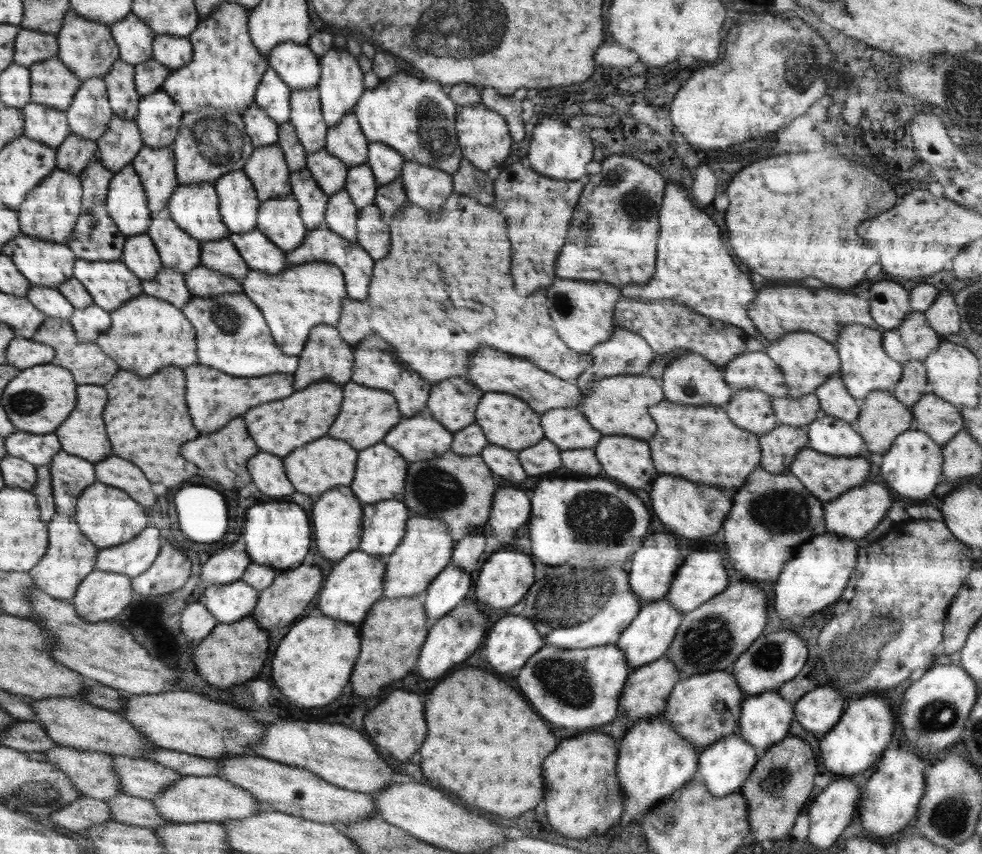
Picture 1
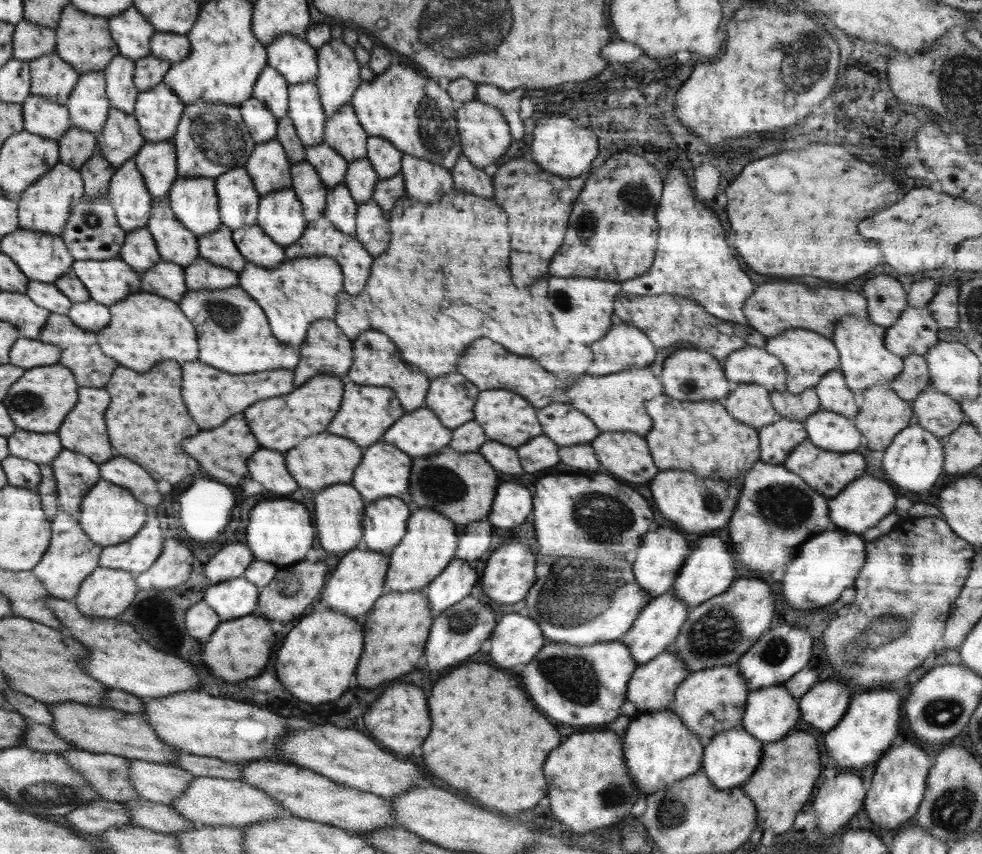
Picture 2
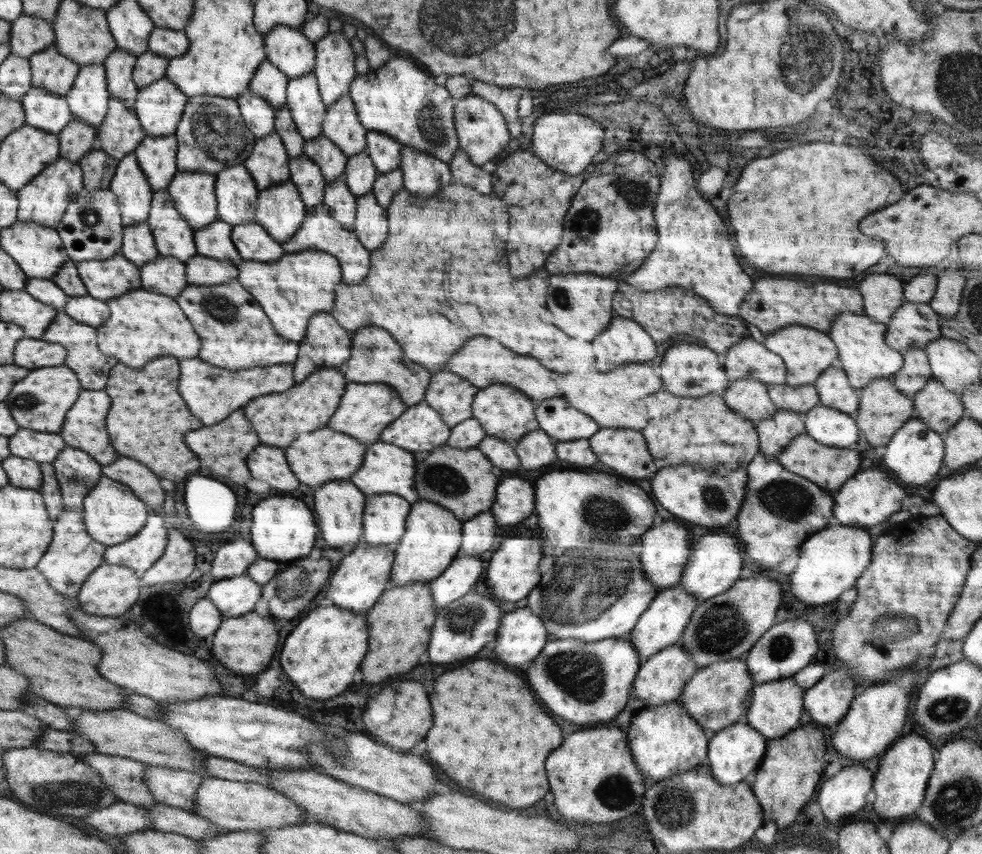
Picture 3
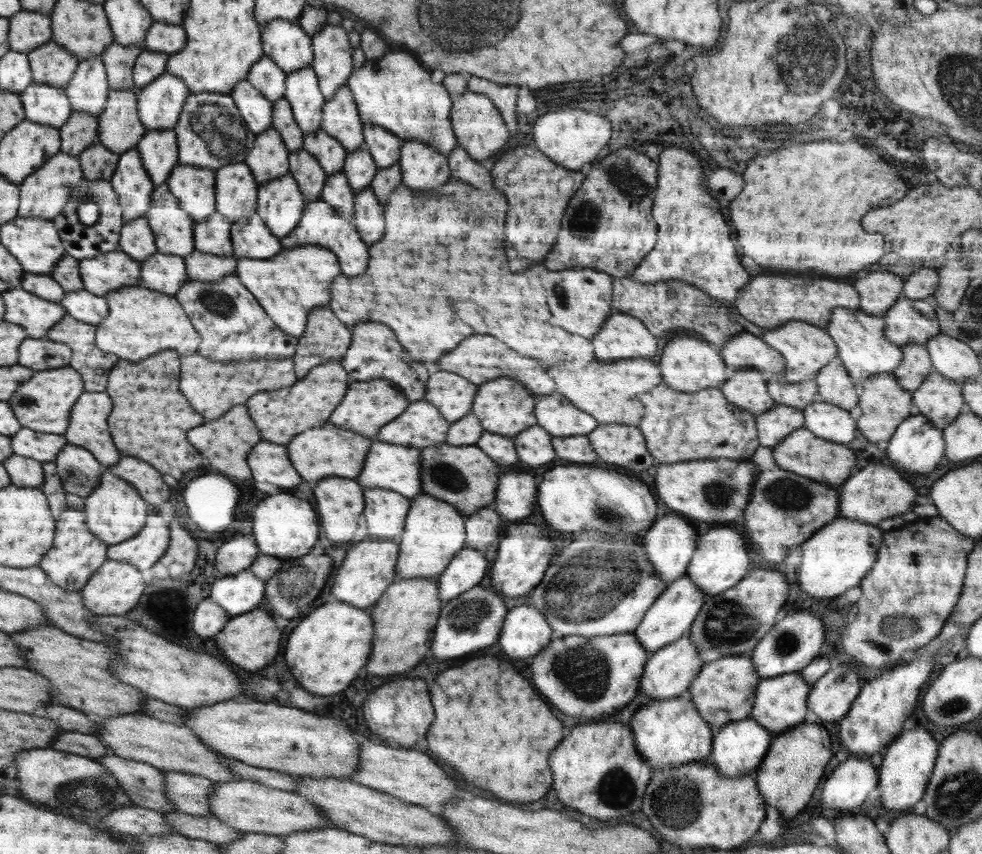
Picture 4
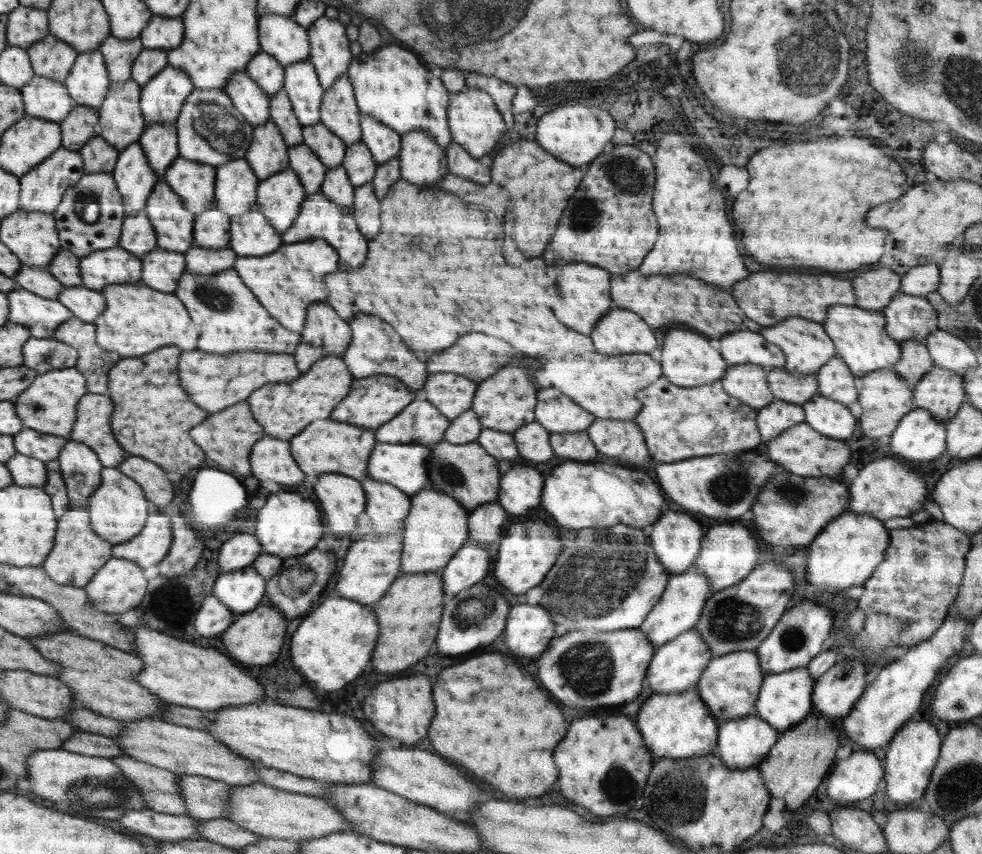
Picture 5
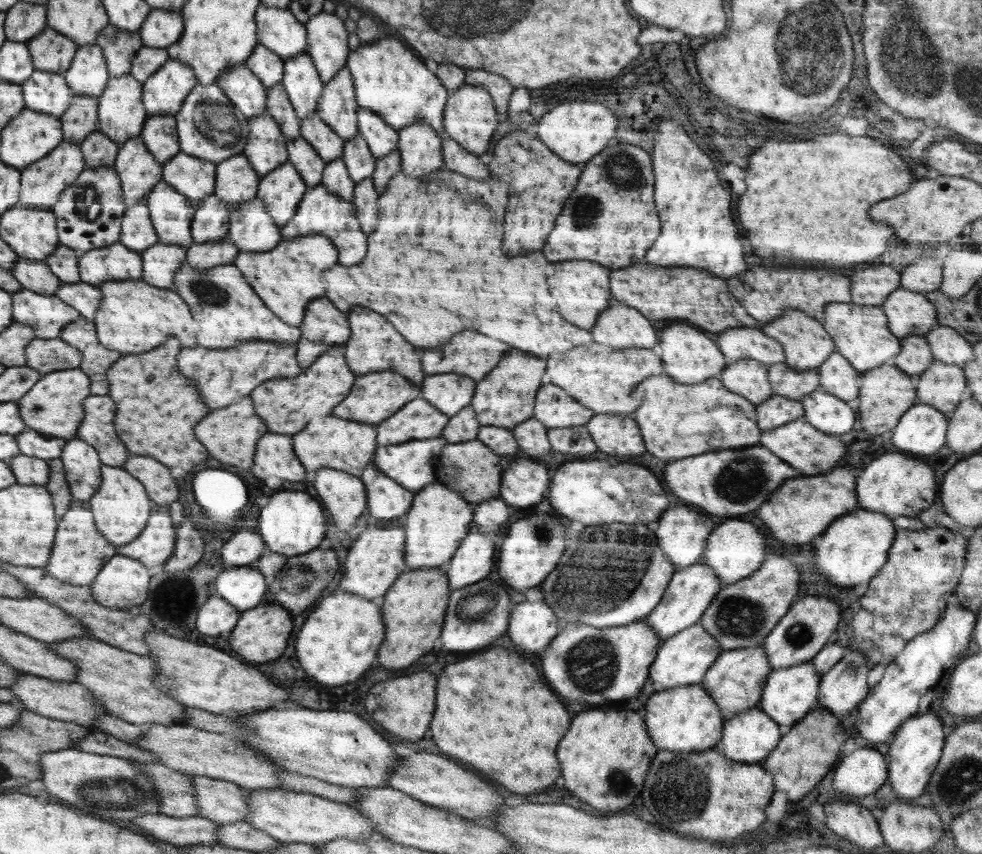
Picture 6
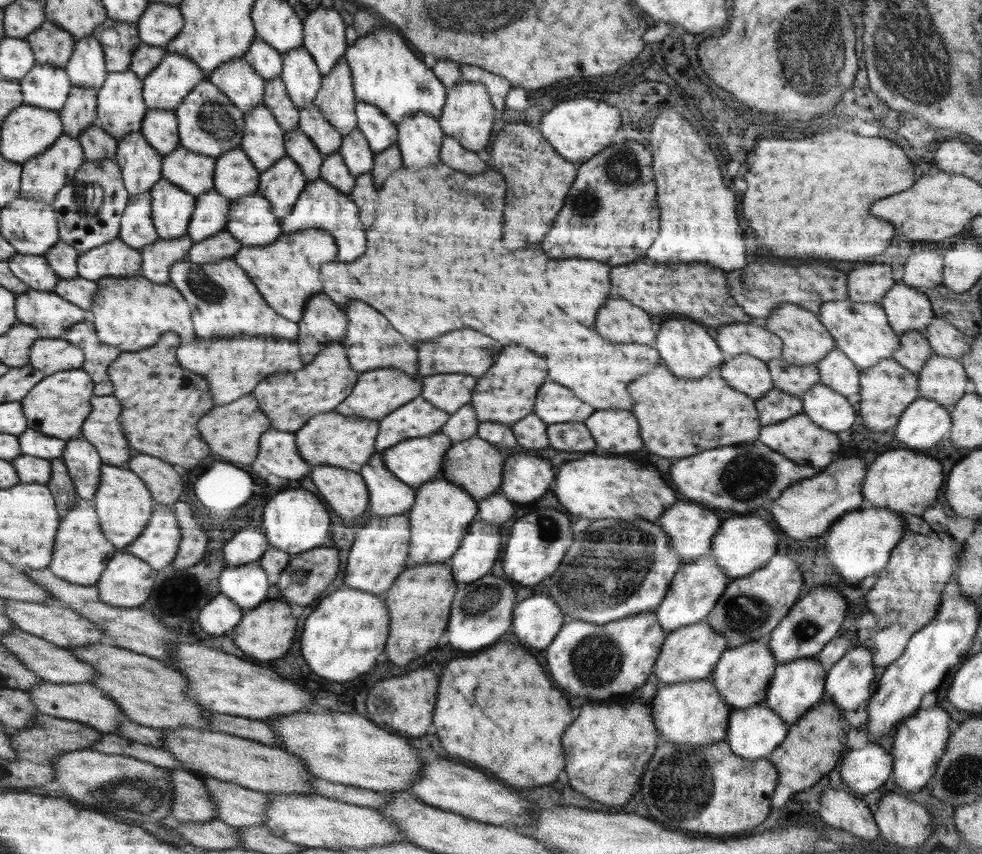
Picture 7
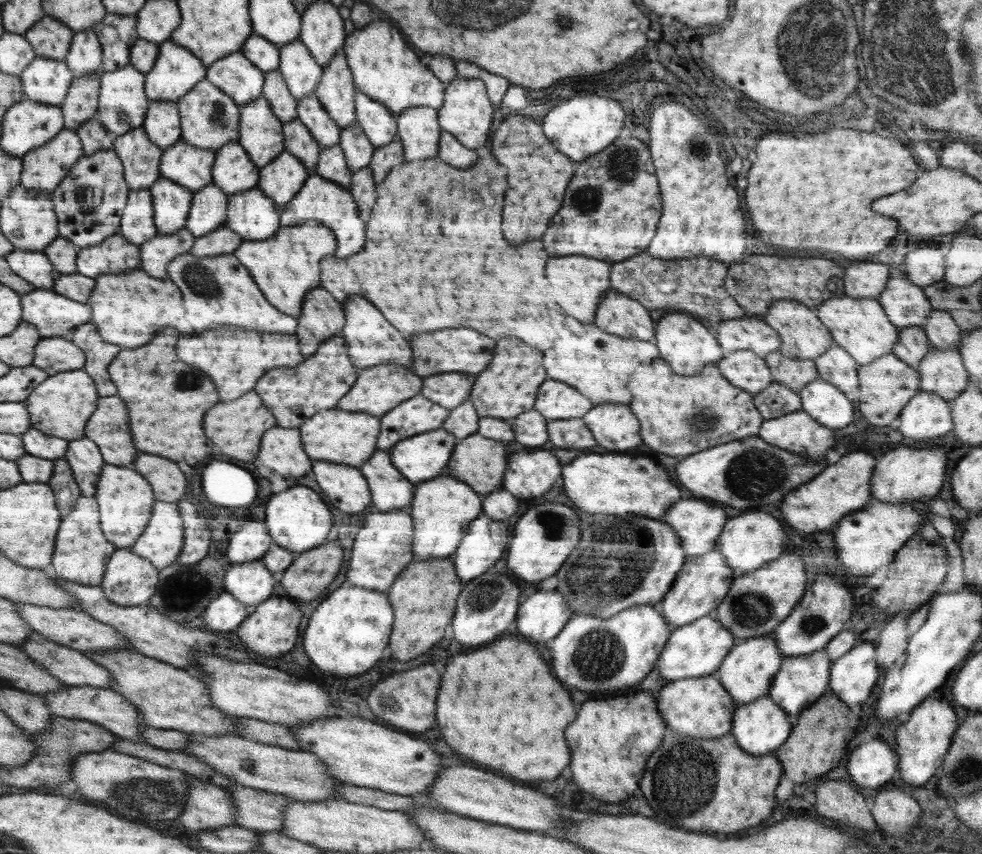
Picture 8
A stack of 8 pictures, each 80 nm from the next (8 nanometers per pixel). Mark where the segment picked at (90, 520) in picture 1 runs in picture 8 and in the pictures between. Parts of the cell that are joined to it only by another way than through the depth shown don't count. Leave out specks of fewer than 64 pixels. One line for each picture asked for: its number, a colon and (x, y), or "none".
2: (110, 516)
3: (113, 514)
4: (116, 512)
5: (120, 509)
6: (121, 504)
7: (124, 503)
8: (126, 499)

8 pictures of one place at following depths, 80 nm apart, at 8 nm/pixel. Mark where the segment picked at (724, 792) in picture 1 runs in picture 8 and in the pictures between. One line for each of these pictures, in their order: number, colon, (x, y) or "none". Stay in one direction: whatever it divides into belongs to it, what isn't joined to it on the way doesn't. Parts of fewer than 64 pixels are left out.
2: (730, 757)
3: (733, 752)
4: (738, 747)
5: (742, 743)
6: (748, 737)
7: (753, 733)
8: (761, 726)

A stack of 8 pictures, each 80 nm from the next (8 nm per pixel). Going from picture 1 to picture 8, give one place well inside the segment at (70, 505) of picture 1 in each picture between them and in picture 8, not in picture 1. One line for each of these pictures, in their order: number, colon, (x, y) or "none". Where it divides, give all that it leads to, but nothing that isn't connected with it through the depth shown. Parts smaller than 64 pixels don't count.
2: (75, 474)
3: (77, 474)
4: (79, 471)
5: (80, 469)
6: (82, 468)
7: (83, 463)
8: (83, 456)

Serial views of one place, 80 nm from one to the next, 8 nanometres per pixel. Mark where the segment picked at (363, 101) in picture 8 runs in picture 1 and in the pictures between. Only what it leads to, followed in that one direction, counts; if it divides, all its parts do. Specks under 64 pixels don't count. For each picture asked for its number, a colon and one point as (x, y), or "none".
1: (386, 163)
2: (386, 158)
3: (385, 152)
4: (385, 147)
5: (384, 143)
6: (381, 137)
7: (380, 132)

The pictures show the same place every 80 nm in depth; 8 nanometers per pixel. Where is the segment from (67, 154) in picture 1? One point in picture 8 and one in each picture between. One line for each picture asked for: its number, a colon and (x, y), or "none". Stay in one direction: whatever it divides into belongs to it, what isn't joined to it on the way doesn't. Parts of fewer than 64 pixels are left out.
2: (77, 145)
3: (79, 138)
4: (80, 131)
5: (80, 125)
6: (81, 118)
7: (80, 112)
8: (82, 102)

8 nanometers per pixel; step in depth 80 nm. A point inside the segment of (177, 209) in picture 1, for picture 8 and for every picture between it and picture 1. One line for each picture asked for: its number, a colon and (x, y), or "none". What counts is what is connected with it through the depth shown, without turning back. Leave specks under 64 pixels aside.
2: (194, 201)
3: (194, 193)
4: (195, 188)
5: (195, 182)
6: (196, 177)
7: (193, 172)
8: (186, 164)

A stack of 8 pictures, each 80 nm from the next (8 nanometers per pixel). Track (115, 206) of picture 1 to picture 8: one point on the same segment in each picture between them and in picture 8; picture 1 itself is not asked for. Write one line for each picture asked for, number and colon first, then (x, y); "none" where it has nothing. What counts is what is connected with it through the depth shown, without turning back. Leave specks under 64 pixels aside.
2: (127, 190)
3: (134, 194)
4: (130, 180)
5: (135, 180)
6: (138, 169)
7: (141, 164)
8: (142, 158)

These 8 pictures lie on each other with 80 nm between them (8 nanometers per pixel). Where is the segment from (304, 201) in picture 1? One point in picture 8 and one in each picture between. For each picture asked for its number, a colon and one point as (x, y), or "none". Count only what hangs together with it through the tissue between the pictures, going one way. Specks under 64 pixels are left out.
2: (307, 183)
3: (307, 177)
4: (307, 170)
5: (303, 161)
6: (304, 157)
7: (299, 146)
8: (299, 140)

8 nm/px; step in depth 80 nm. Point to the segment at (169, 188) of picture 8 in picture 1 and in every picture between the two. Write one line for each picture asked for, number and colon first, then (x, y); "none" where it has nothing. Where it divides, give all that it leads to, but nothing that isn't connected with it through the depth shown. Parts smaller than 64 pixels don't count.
1: (178, 250)
2: (176, 243)
3: (174, 237)
4: (174, 231)
5: (173, 223)
6: (171, 212)
7: (172, 208)

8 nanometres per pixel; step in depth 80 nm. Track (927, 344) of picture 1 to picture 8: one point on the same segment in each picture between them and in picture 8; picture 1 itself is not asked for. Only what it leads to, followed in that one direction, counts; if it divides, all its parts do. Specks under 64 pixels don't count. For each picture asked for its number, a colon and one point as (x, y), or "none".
2: (915, 331)
3: (912, 326)
4: (908, 321)
5: (908, 317)
6: (908, 313)
7: (907, 308)
8: (906, 305)

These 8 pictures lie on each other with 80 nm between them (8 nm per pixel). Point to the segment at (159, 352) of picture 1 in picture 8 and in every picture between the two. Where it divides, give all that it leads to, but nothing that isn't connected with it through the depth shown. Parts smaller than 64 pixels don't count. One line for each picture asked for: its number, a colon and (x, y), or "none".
2: (145, 329)
3: (143, 325)
4: (141, 322)
5: (137, 320)
6: (134, 317)
7: (131, 312)
8: (131, 322)

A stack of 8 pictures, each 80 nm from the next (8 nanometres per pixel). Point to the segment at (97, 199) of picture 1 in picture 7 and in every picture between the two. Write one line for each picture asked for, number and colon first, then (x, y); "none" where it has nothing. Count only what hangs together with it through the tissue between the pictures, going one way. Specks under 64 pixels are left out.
2: (97, 172)
3: (99, 168)
4: (99, 163)
5: (99, 156)
6: (99, 151)
7: (97, 144)

